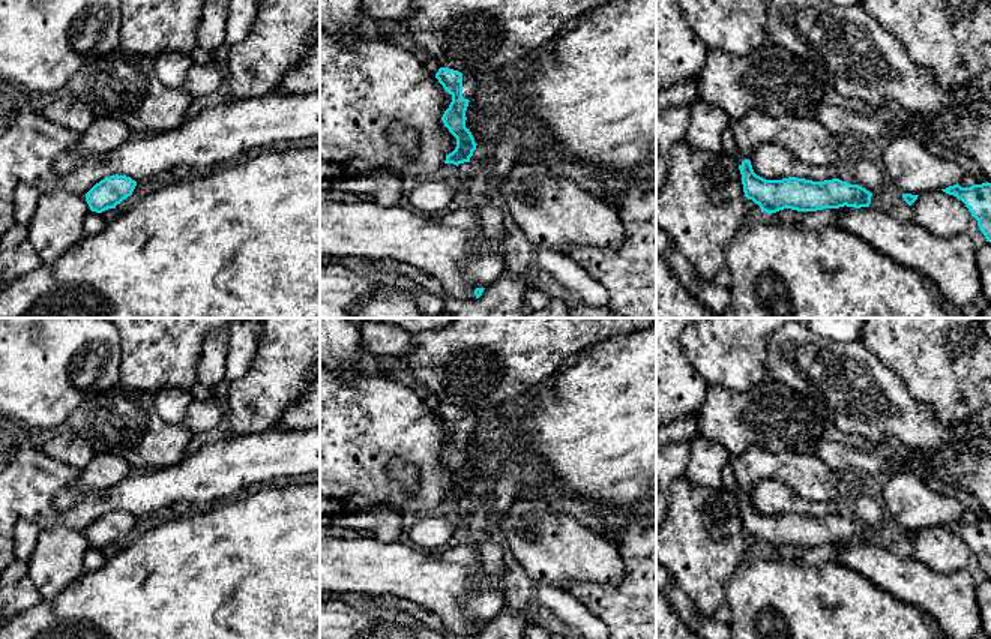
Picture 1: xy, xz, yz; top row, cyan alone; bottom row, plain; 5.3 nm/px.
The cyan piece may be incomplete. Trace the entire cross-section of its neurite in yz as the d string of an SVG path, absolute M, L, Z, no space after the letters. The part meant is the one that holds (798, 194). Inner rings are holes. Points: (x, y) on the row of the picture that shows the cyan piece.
M751 111L730 120L728 128L737 148L743 192L769 214L784 208L817 212L839 207L869 207L872 194L839 178L812 182L797 177L766 180L757 176L751 156L760 144L779 144L817 166L838 165L839 140L815 118L770 117Z

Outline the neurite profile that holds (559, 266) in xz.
M538 248L535 268L548 272L556 282L568 288L572 296L581 297L583 302L592 308L605 308L610 302L607 288L590 278L589 273L566 254Z

